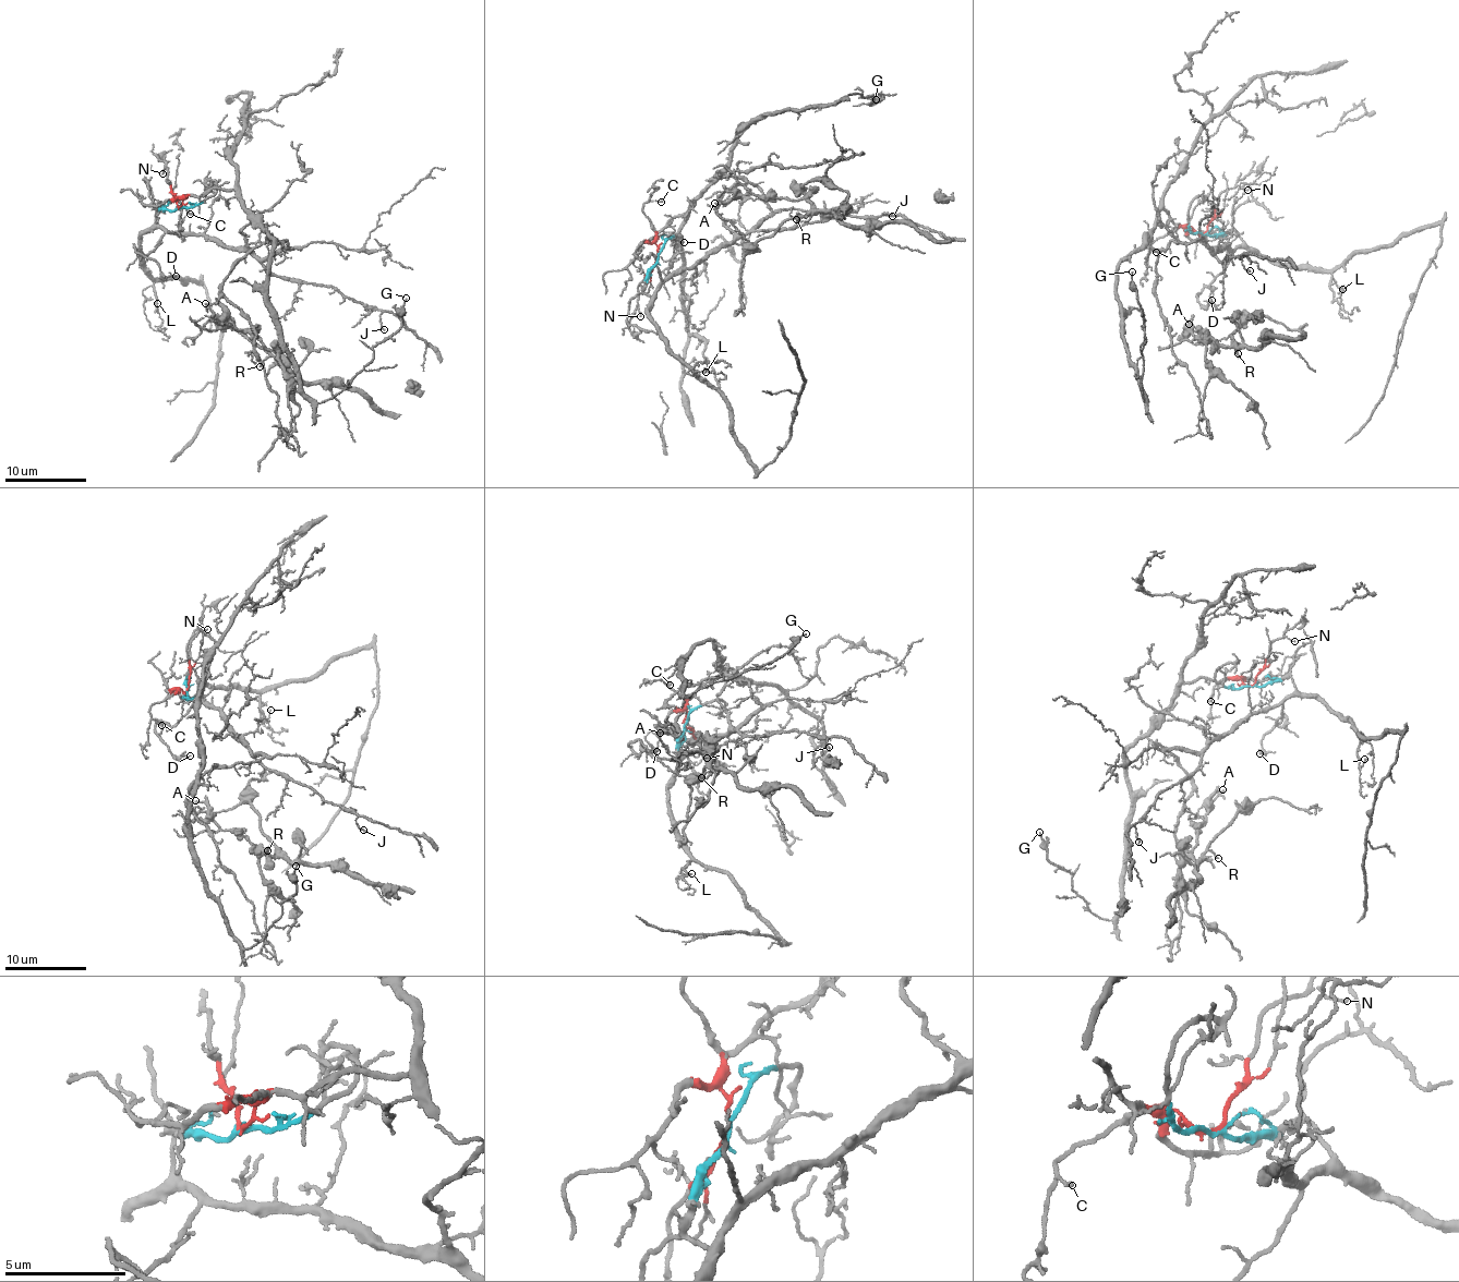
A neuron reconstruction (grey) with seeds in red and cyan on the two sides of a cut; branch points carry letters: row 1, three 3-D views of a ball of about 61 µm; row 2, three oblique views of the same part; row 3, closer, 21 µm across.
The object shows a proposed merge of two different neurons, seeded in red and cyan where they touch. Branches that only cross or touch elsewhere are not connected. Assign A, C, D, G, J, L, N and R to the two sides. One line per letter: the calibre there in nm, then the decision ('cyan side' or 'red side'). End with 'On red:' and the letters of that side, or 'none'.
A: 120 nm thick; cyan side
C: 130 nm thick; red side
D: 130 nm thick; cyan side
G: 90 nm thick; red side
J: 120 nm thick; cyan side
L: 100 nm thick; cyan side
N: 90 nm thick; red side
R: 130 nm thick; cyan side
On red: C, G, N

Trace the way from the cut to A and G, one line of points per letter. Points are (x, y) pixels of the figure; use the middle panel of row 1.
A: (659, 256), (651, 295), (770, 214), (758, 184), (720, 172), (854, 152), (797, 198), (714, 202)
G: (659, 256), (655, 234), (728, 162), (740, 125), (857, 93), (871, 97), (868, 104), (883, 97), (876, 99)

